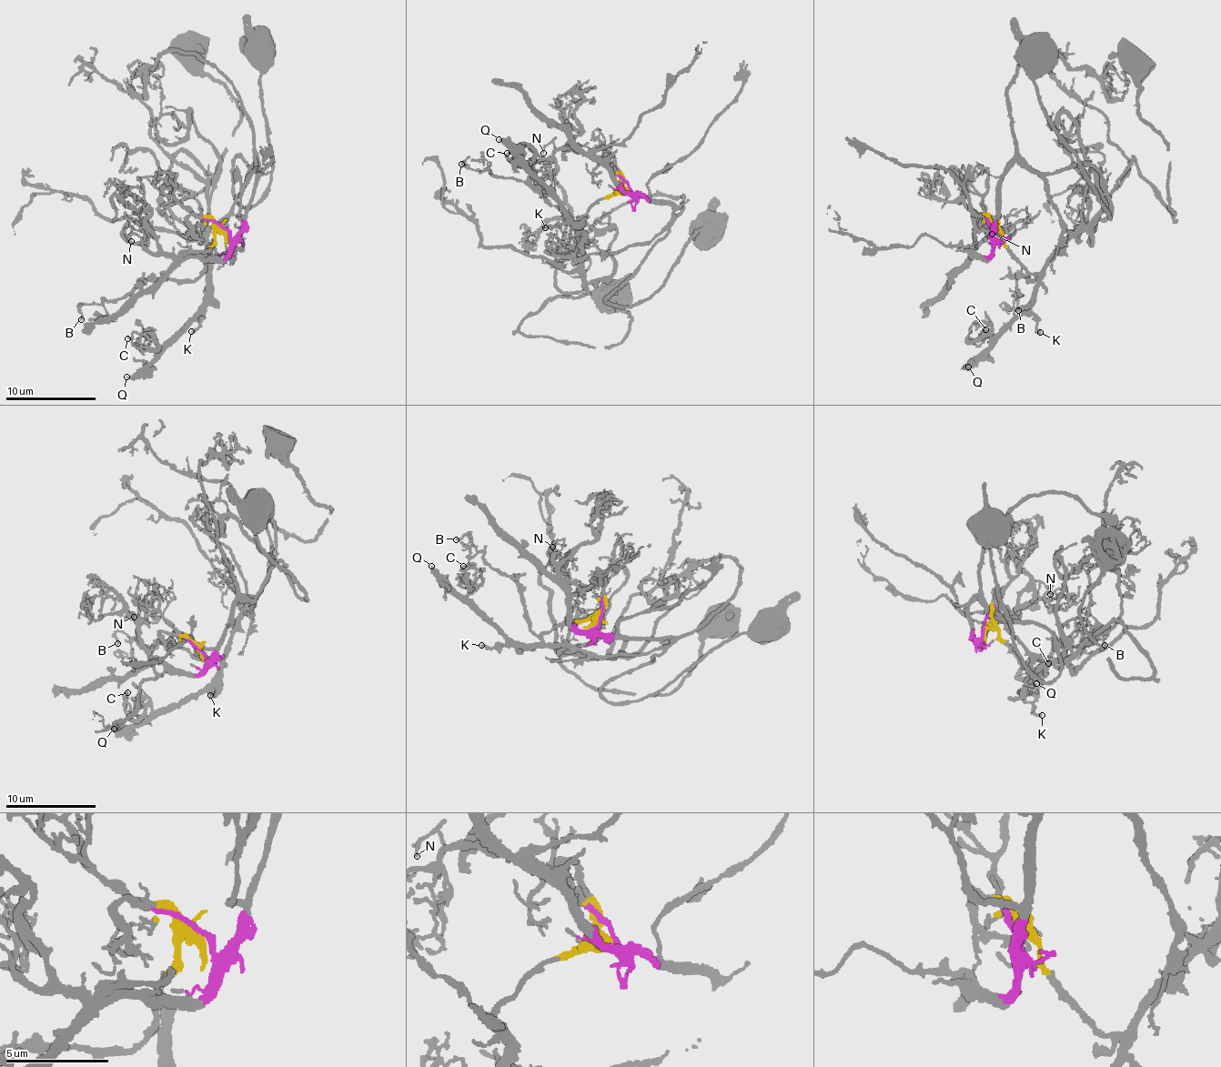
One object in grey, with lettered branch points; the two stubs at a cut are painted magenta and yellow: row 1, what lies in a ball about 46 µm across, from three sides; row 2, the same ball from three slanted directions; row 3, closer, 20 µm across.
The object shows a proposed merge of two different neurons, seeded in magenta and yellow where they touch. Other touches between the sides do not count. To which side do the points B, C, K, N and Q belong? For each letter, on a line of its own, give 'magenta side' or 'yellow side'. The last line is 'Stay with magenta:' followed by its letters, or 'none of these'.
B: yellow side
C: yellow side
K: yellow side
N: magenta side
Q: yellow side
Stay with magenta: N

